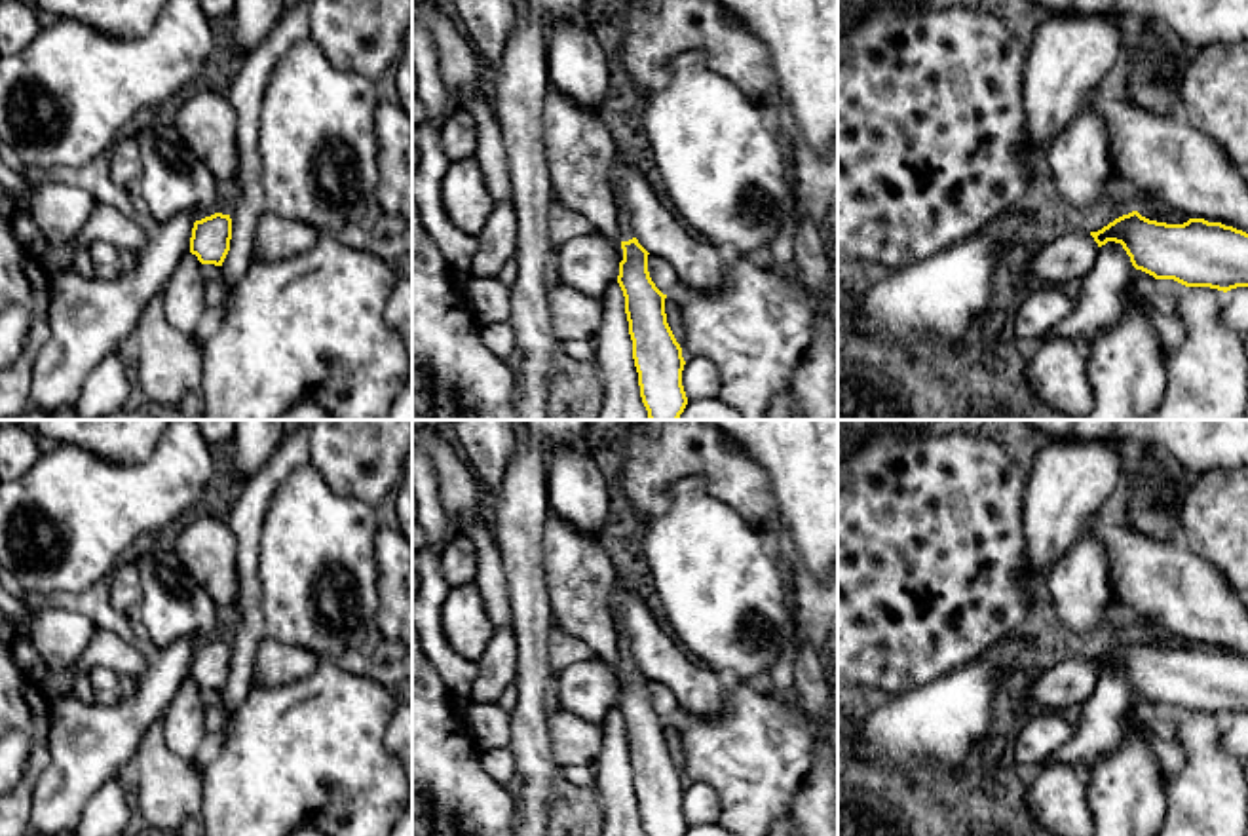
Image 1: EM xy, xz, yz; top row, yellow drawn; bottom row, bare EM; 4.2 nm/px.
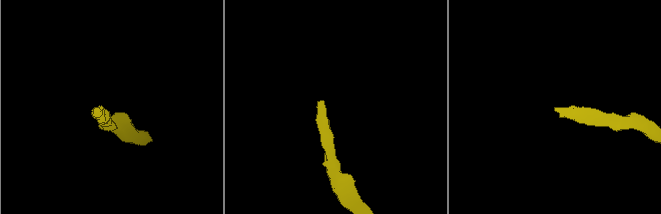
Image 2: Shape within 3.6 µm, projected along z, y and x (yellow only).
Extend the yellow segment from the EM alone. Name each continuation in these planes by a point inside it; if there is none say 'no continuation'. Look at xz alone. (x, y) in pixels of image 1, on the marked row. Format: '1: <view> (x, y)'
1: xz (625, 232)

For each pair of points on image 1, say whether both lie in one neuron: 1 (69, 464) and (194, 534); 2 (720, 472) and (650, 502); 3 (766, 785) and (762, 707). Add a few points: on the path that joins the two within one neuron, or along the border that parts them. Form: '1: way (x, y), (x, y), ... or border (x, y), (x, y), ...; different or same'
1: border (208, 506), (192, 512), (168, 540); different
2: way (701, 466), (679, 466), (661, 483); same
3: way (762, 766), (762, 726); same

